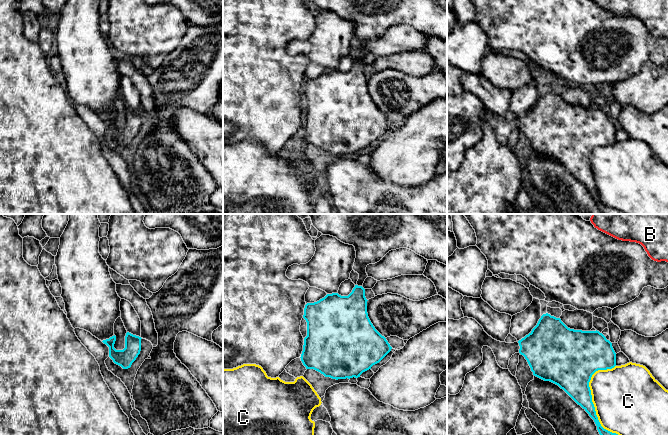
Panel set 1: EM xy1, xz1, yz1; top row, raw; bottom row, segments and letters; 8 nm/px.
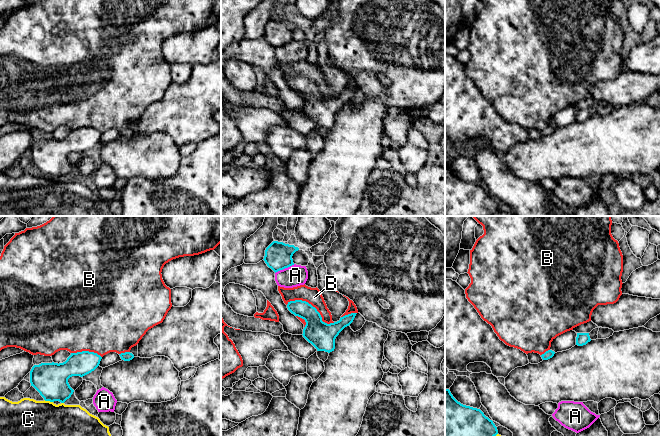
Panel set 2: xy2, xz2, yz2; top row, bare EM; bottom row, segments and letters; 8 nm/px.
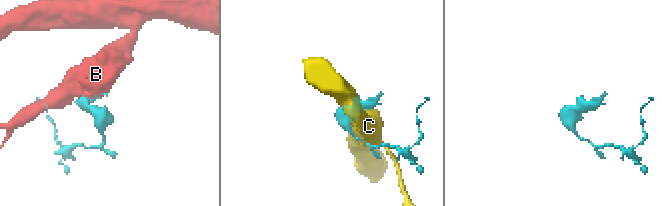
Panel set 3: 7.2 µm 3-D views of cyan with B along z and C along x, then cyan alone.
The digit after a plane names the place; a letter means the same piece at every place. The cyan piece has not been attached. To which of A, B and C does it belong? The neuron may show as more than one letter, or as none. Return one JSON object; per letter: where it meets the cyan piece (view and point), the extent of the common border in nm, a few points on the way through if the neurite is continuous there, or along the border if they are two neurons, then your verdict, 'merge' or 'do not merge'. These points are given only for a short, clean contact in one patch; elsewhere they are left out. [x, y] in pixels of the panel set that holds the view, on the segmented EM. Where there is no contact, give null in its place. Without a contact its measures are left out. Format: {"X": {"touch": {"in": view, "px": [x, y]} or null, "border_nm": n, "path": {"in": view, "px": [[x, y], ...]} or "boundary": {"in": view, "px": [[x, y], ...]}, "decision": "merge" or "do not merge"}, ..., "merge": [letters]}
{"A": {"touch": {"in": "xz2", "px": [284, 268]}, "border_nm": 180, "boundary": {"in": "xz2", "px": [[294, 264], [275, 273]]}, "decision": "do not merge"}, "B": {"touch": {"in": "xz2", "px": [312, 306]}, "border_nm": 420, "decision": "do not merge"}, "C": {"touch": {"in": "yz1", "px": [591, 397]}, "border_nm": 550, "decision": "do not merge"}, "merge": []}

